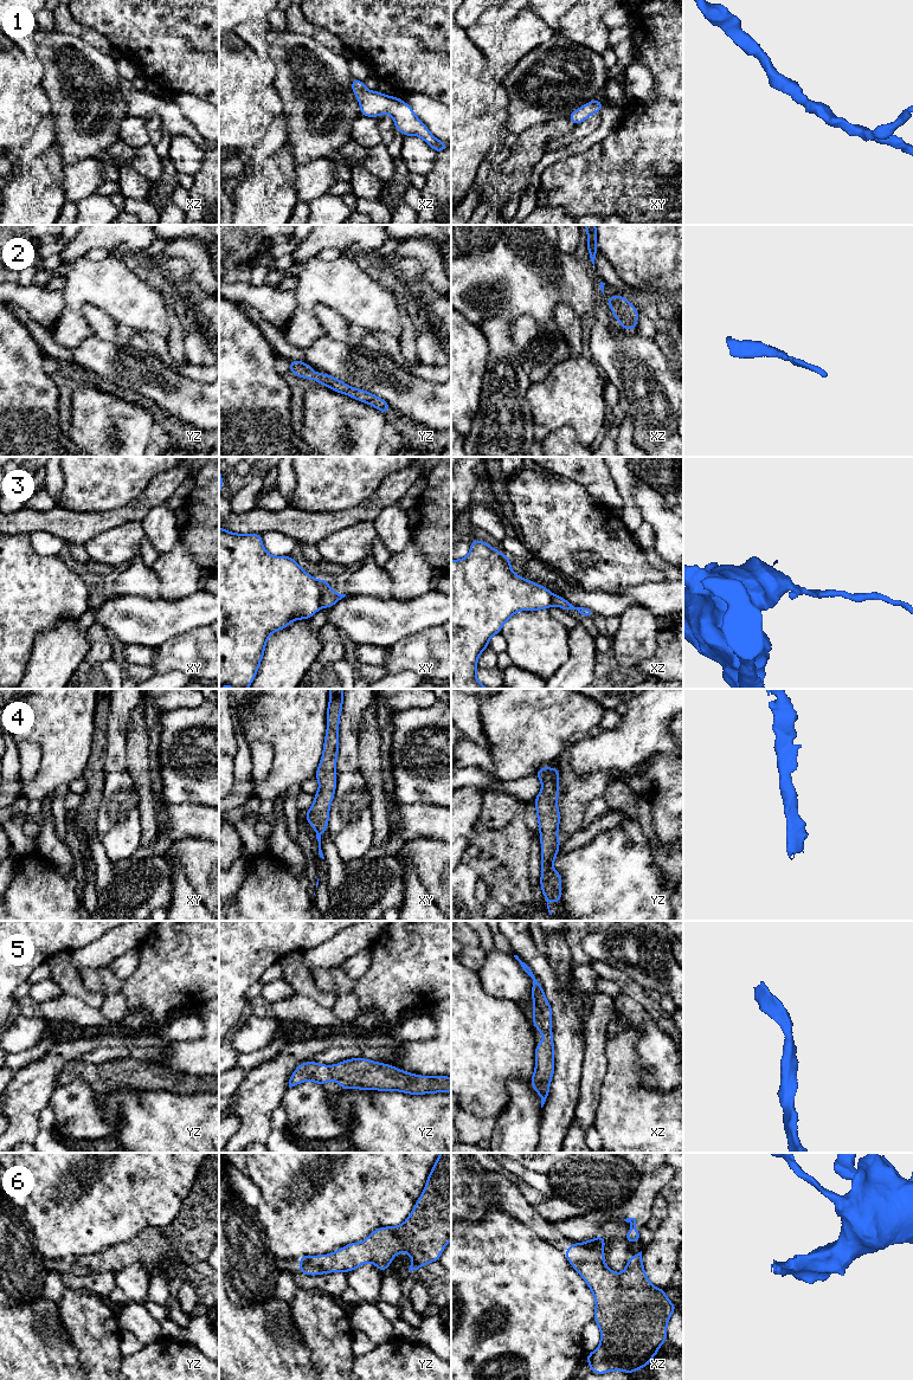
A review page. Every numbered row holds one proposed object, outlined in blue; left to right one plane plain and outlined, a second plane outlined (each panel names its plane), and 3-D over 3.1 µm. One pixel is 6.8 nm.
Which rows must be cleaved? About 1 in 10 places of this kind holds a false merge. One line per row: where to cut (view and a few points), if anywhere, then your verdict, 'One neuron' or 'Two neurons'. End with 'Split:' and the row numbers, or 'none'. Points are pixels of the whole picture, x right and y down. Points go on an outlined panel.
1: No split. One neuron
2: No split. One neuron
3: Split along xy (321, 581), (322, 593). Two neurons
4: No split. One neuron
5: No split. One neuron
6: No split. One neuron
Split: 3

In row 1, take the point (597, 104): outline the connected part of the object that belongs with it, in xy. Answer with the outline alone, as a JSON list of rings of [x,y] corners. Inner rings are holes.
[[[594,98],[593,101],[574,110],[567,118],[577,125],[587,120],[593,112],[600,112],[602,108],[603,103]]]

